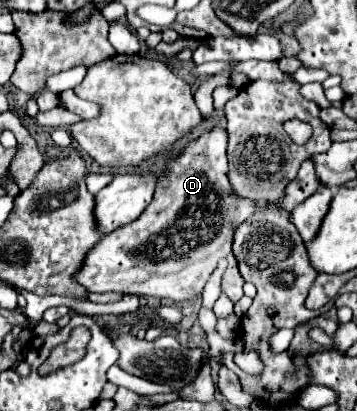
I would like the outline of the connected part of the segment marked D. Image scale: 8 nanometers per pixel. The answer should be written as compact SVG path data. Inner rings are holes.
M213 128L209 132L203 132L195 142L191 142L189 148L183 150L183 154L175 160L167 160L167 176L159 182L157 192L153 196L153 202L145 208L145 212L131 224L111 232L109 236L103 236L85 256L81 268L75 272L75 282L87 288L89 292L129 292L129 294L143 294L143 296L157 296L157 298L169 298L169 300L189 300L203 292L203 286L211 272L217 268L219 260L227 260L227 272L223 276L223 292L237 302L243 296L243 278L239 274L239 266L233 254L233 234L239 224L247 222L257 212L257 206L261 210L285 210L291 212L299 202L309 198L313 192L321 190L323 186L317 184L317 176L313 172L313 164L305 160L295 176L285 188L285 196L277 202L253 202L249 198L241 198L233 192L233 186L227 176L227 132L223 128Z

